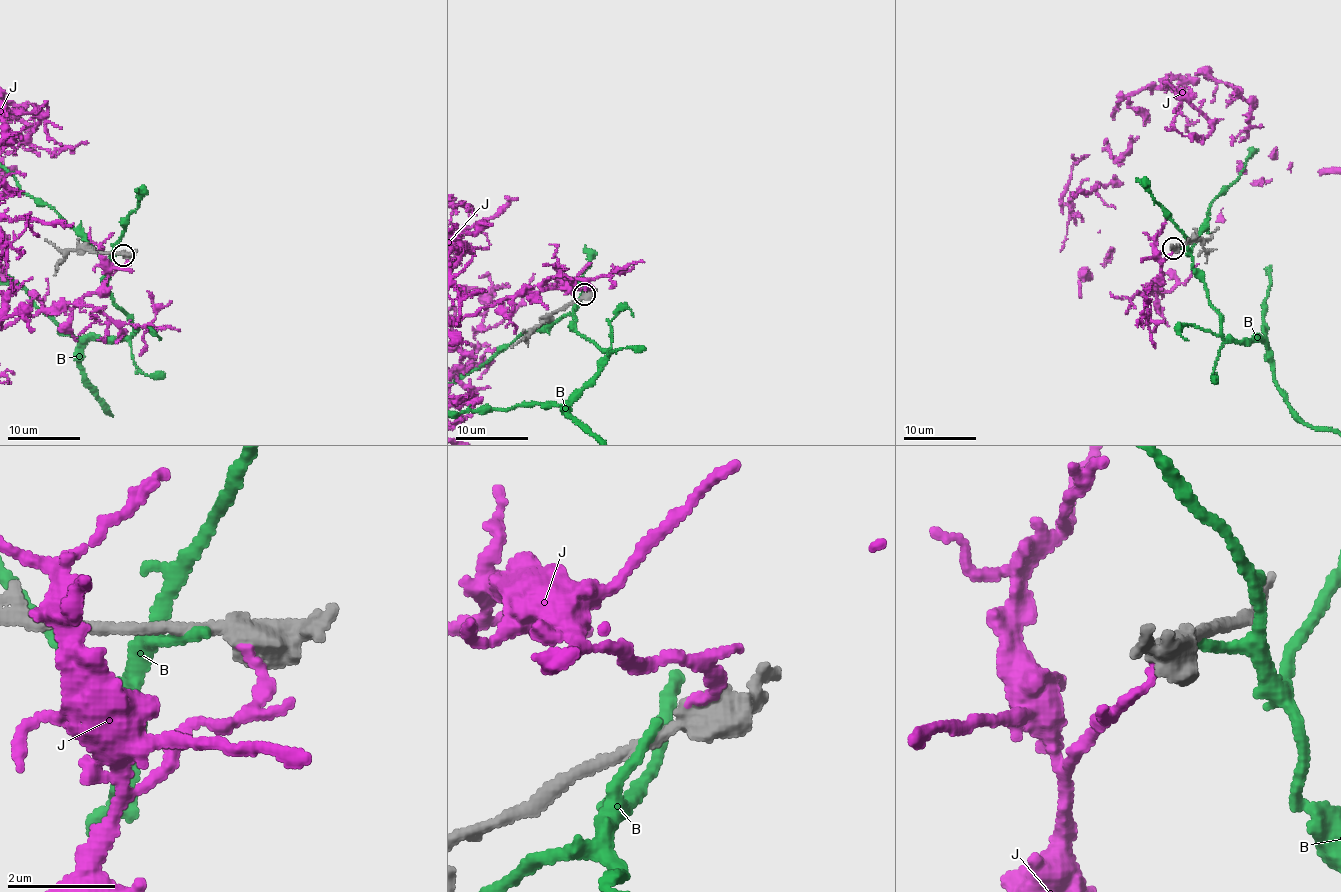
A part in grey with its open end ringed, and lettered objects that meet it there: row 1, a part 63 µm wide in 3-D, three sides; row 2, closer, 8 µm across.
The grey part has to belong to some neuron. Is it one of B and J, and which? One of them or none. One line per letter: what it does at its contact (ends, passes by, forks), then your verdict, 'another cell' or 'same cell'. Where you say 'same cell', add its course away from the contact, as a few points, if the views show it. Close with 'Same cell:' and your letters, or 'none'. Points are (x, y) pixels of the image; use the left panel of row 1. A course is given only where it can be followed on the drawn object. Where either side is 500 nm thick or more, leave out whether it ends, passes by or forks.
B: it ends; another cell
J: it ends; same cell
Same cell: J

